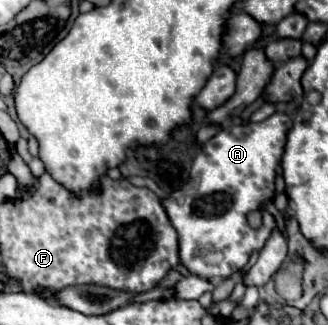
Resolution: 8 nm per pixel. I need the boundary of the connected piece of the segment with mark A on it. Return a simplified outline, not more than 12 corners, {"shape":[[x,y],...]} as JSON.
{"shape":[[291,119],[221,129],[161,199],[179,261],[207,281],[247,267],[275,227]]}

